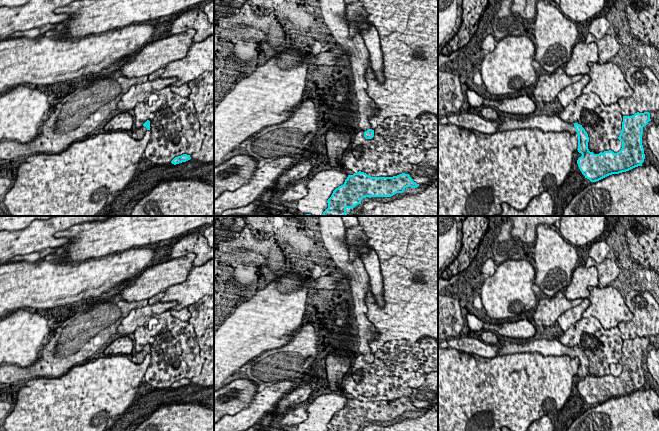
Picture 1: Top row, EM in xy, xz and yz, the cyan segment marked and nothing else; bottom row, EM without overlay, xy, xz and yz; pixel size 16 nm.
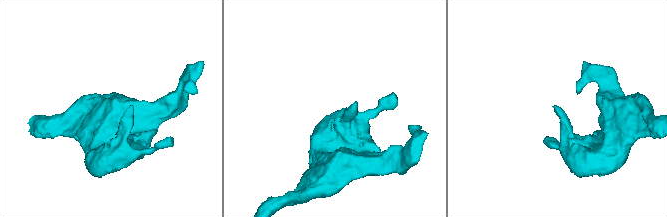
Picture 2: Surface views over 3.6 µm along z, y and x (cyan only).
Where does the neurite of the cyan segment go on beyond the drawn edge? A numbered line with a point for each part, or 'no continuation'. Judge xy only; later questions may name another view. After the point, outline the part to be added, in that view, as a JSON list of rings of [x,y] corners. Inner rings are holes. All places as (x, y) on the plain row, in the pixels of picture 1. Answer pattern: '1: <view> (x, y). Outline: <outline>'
1: xy (139, 357). Outline: [[[142,350],[138,353],[133,353],[133,358],[137,361],[137,362],[142,362],[145,358],[145,356],[147,355],[147,352]]]

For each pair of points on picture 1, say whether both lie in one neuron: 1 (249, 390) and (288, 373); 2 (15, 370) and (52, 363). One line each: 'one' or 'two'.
1: two
2: one

